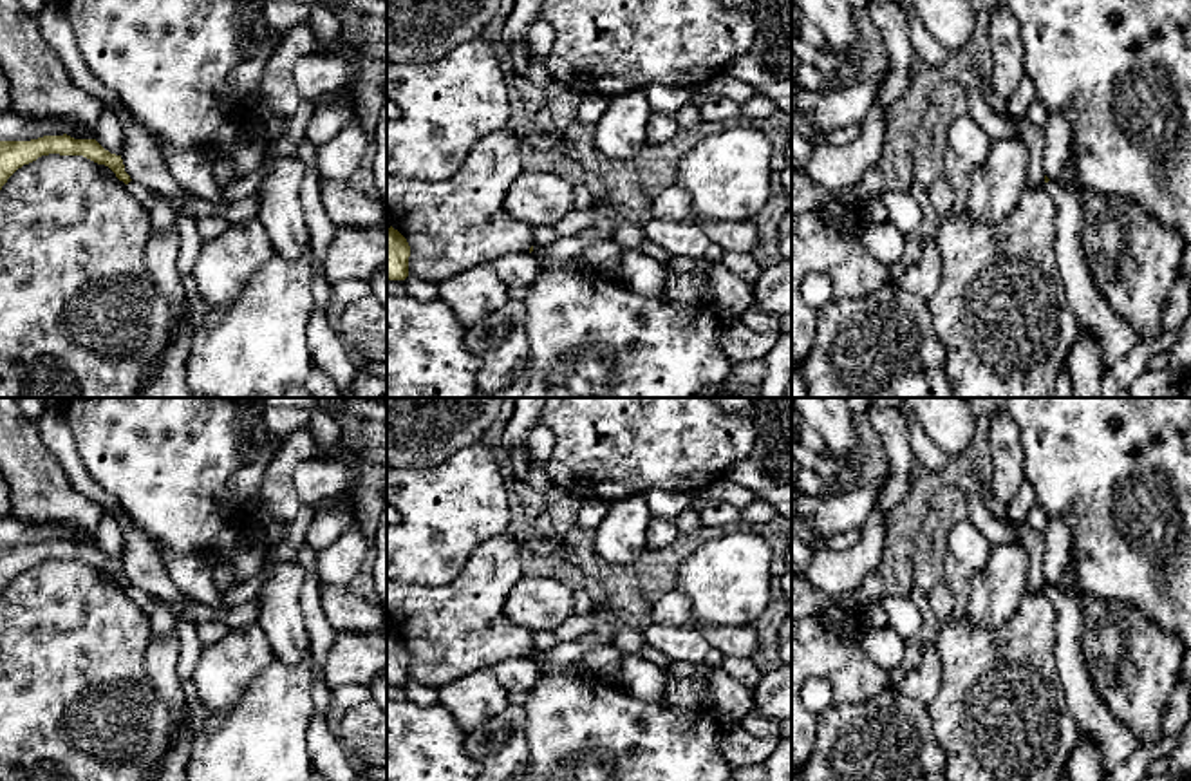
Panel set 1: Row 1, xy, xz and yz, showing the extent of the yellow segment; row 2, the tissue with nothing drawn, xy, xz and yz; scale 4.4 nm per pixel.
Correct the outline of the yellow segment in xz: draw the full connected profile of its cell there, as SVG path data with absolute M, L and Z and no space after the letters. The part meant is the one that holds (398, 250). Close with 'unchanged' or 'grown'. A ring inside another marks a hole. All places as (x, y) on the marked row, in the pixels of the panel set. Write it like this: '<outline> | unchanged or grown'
M387 230L387 280L405 280L408 277L410 246L407 239L394 230Z | unchanged

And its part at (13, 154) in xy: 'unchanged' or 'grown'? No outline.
unchanged

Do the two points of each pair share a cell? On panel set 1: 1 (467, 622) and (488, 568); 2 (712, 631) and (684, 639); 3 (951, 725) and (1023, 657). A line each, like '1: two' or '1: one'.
1: one
2: two
3: one

